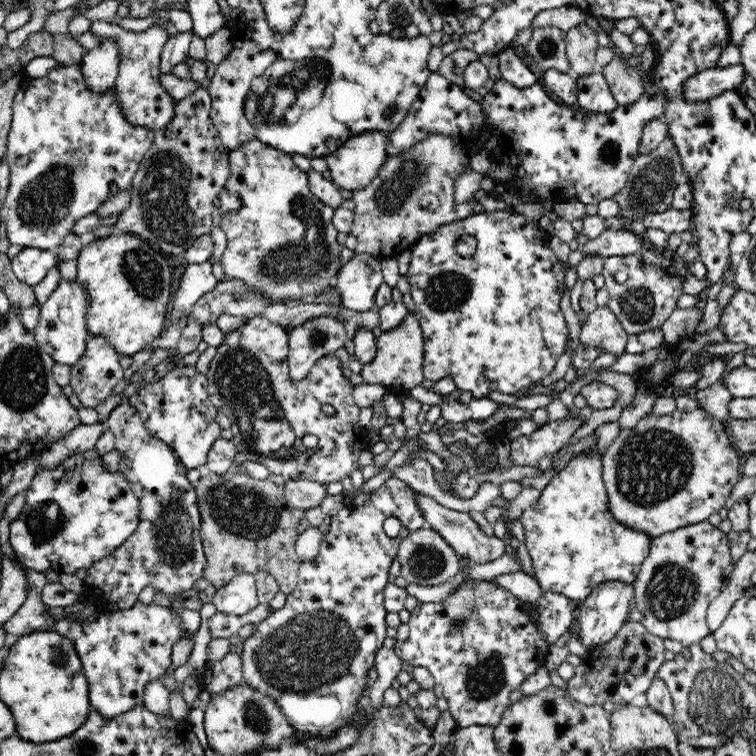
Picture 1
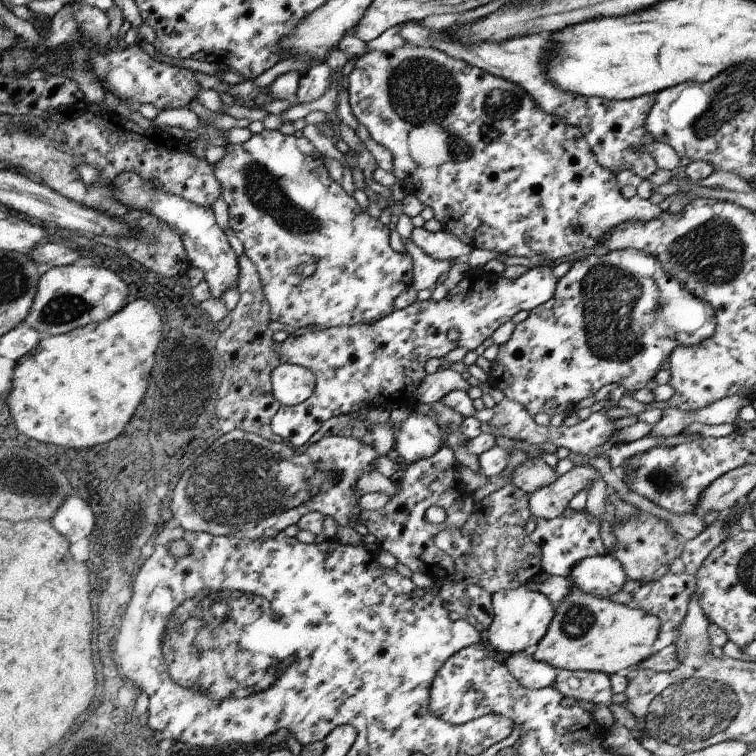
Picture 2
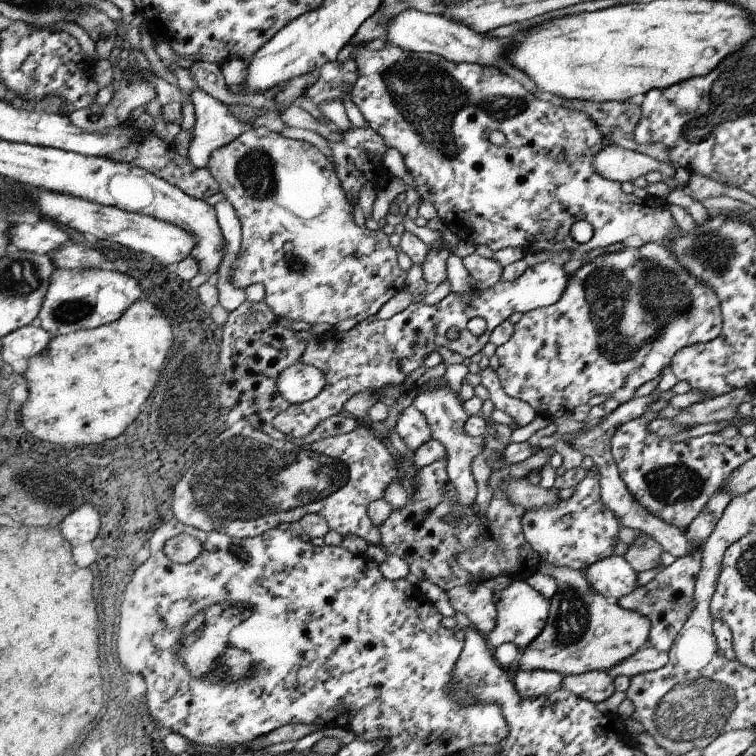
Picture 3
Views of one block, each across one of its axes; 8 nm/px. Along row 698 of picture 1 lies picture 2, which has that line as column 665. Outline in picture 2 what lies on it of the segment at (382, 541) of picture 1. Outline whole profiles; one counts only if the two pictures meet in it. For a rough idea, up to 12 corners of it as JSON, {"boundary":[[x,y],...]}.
{"boundary":[[636,249],[575,261],[487,382],[533,417],[642,390],[714,307]]}

